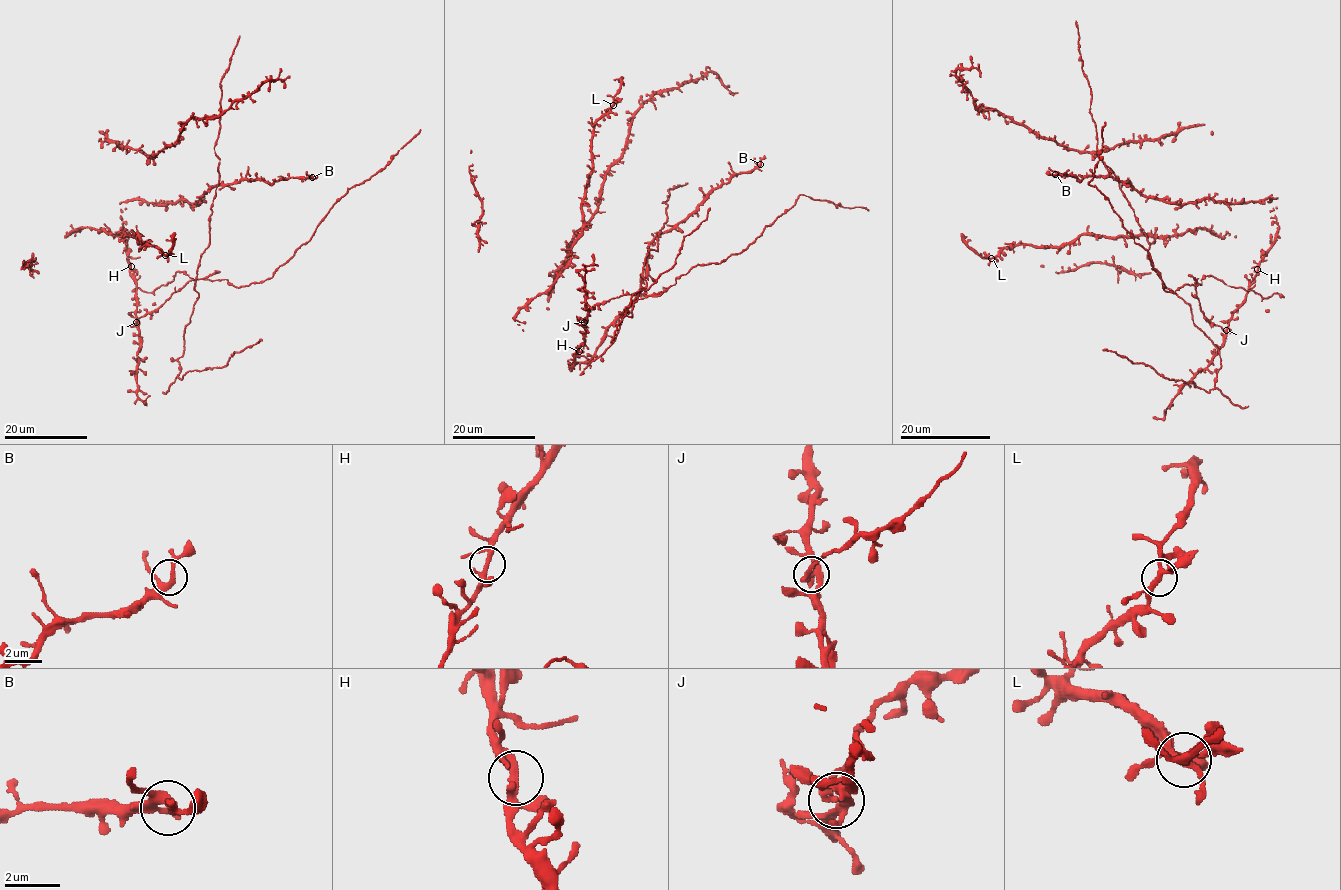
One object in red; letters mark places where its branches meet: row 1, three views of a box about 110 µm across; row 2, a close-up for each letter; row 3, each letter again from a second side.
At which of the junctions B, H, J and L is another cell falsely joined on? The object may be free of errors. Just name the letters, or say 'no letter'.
J

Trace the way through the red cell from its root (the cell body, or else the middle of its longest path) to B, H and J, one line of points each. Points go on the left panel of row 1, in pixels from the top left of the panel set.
B: (135, 200), (186, 200), (196, 205), (220, 185), (312, 177)
H: (135, 200), (120, 203), (126, 258), (131, 266)
J: (135, 200), (120, 203), (120, 218), (123, 221), (129, 273), (136, 284), (137, 322)

